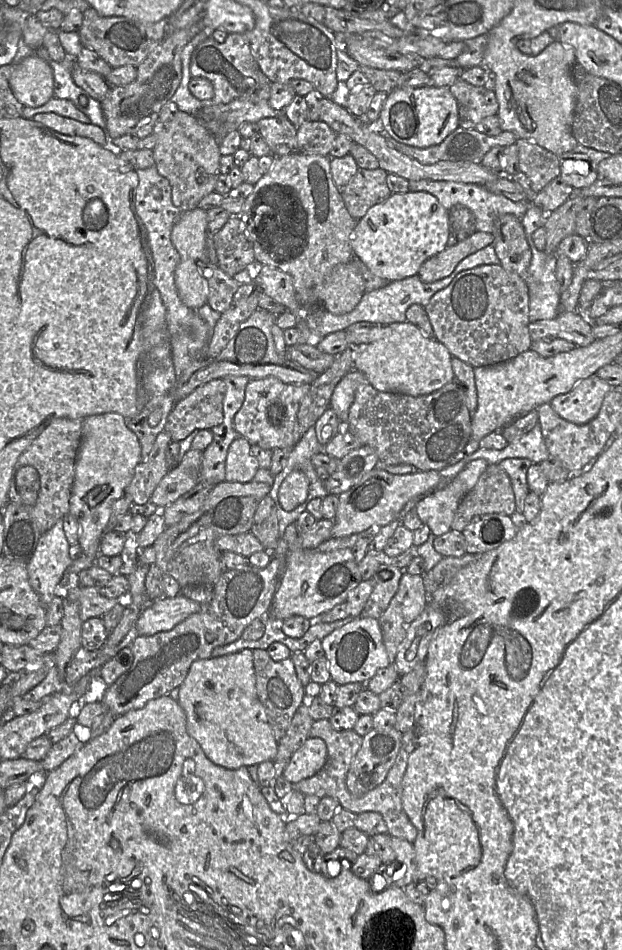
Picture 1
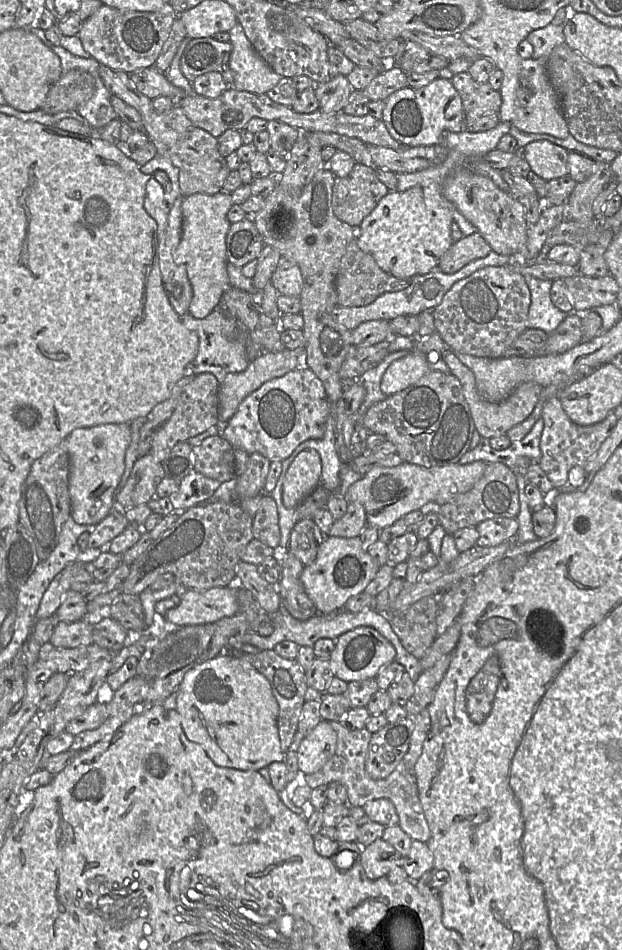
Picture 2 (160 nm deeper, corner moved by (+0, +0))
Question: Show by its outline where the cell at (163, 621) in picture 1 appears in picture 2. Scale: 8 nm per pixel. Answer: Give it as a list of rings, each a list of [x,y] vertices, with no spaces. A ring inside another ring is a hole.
[[[236,577],[226,587],[207,590],[188,589],[180,597],[180,604],[170,609],[163,617],[178,626],[214,623],[224,617],[237,613],[239,605],[237,589],[240,587]]]

